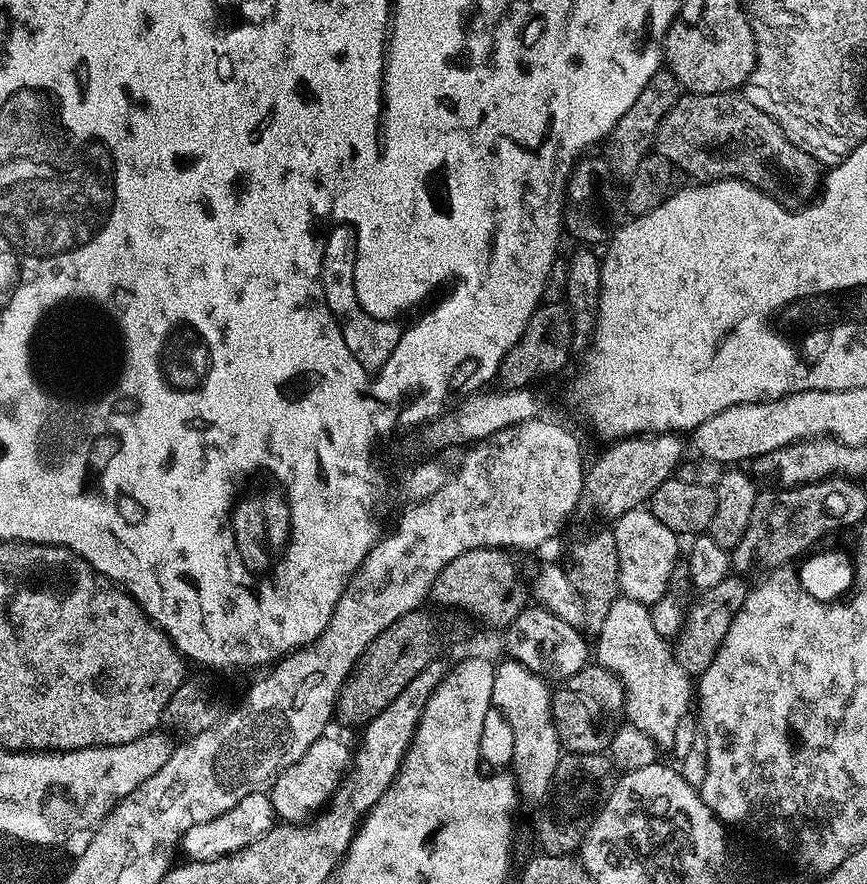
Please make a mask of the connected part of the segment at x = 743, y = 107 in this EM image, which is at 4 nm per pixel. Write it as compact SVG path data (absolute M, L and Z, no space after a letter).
M739 91L681 95L680 101L668 111L666 118L662 118L654 148L670 162L676 163L685 177L700 182L741 180L762 190L767 196L775 196L785 206L807 205L817 195L822 184L820 164L816 161L819 159L788 141L788 136L778 126L778 122L774 122L770 114L762 114L762 110L758 110L758 106L754 106L754 102L747 100Z

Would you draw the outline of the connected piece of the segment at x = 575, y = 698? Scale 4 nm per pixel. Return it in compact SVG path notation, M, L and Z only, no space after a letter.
M589 664L566 680L561 688L553 697L553 717L565 749L574 753L607 751L626 716L626 696L619 678L600 665Z

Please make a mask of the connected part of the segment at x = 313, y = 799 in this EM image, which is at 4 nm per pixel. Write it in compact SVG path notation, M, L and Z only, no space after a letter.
M332 734L318 737L314 746L273 782L270 795L277 817L284 822L304 822L315 817L331 801L350 768L350 748Z

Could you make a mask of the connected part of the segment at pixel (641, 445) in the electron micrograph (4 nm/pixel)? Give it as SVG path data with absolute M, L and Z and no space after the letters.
M671 432L641 434L617 439L596 461L587 465L584 473L583 507L596 508L600 516L615 518L630 510L647 505L654 490L662 482L673 479L674 473L685 459L686 444Z

